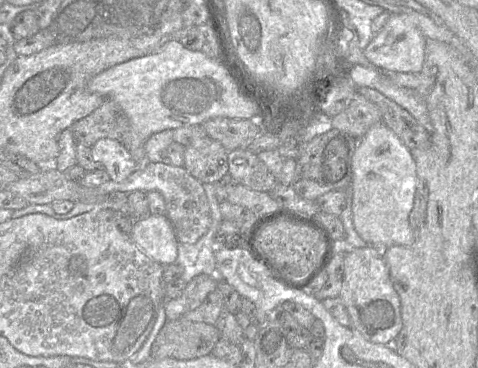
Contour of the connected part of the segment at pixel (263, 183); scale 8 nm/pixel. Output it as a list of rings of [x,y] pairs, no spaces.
[[[246,148],[228,151],[228,180],[260,192],[270,192],[277,178],[259,159]]]

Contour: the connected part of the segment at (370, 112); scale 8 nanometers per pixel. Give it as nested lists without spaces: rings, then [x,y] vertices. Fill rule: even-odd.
[[[356,92],[349,106],[332,117],[332,126],[360,139],[374,124],[382,122],[380,109]]]

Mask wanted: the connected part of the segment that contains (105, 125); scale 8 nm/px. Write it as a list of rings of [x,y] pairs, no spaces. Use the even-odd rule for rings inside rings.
[[[110,100],[87,117],[77,121],[71,131],[77,144],[93,146],[99,139],[110,138],[122,143],[129,151],[131,125],[125,114]]]

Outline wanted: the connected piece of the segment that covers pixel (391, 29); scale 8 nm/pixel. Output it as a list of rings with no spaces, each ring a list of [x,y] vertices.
[[[391,14],[384,28],[375,34],[364,49],[364,54],[372,65],[387,73],[420,73],[425,61],[426,37],[416,24],[416,19],[408,14]]]

